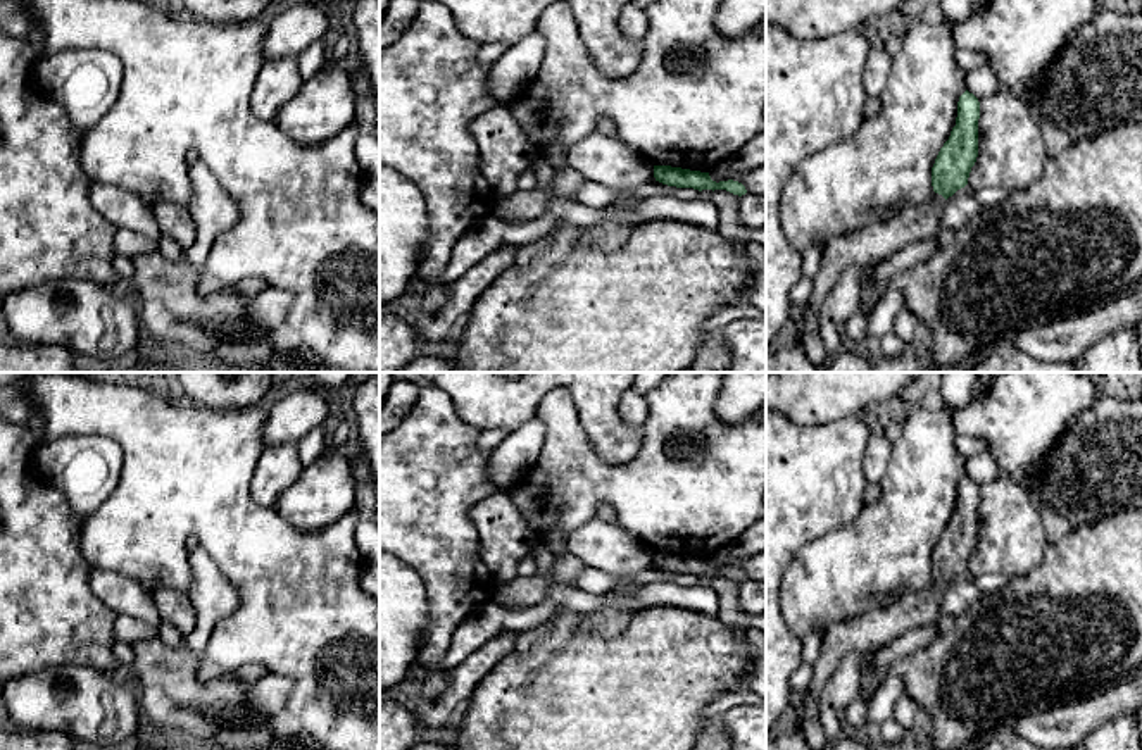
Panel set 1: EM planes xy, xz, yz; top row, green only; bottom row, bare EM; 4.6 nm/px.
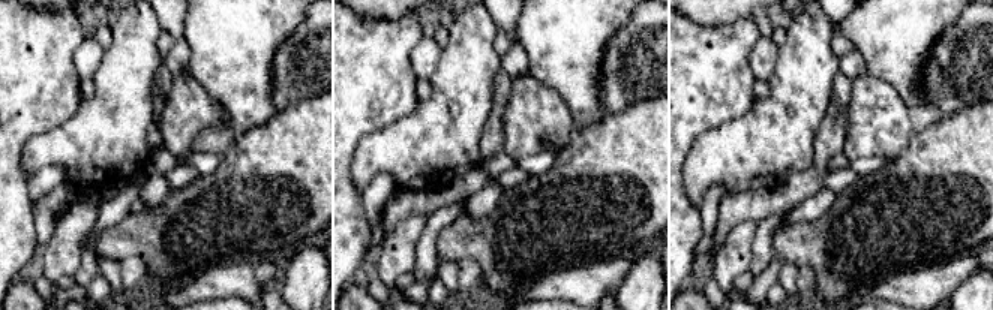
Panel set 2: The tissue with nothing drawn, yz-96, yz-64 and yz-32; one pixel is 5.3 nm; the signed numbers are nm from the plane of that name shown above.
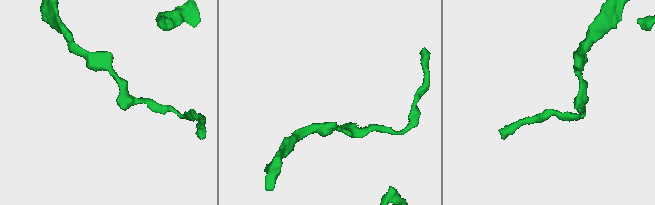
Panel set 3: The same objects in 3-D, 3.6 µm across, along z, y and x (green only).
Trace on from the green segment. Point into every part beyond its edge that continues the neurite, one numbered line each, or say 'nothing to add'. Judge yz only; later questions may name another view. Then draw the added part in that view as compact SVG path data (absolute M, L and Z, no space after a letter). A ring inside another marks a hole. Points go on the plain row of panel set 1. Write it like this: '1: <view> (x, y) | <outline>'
1: yz (866, 633) | M933 579L925 590L906 593L885 609L873 609L859 617L831 624L823 634L819 659L813 664L813 679L797 714L797 726L819 716L823 688L847 653L869 655L907 631L937 624L945 588L942 581Z

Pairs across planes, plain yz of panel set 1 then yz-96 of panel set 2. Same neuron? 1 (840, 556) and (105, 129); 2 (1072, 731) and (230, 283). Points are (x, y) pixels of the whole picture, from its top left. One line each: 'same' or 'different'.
1: same
2: same

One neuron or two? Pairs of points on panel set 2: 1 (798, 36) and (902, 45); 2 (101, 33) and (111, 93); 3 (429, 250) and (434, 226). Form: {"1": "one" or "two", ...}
{"1": "two", "2": "two", "3": "one"}

